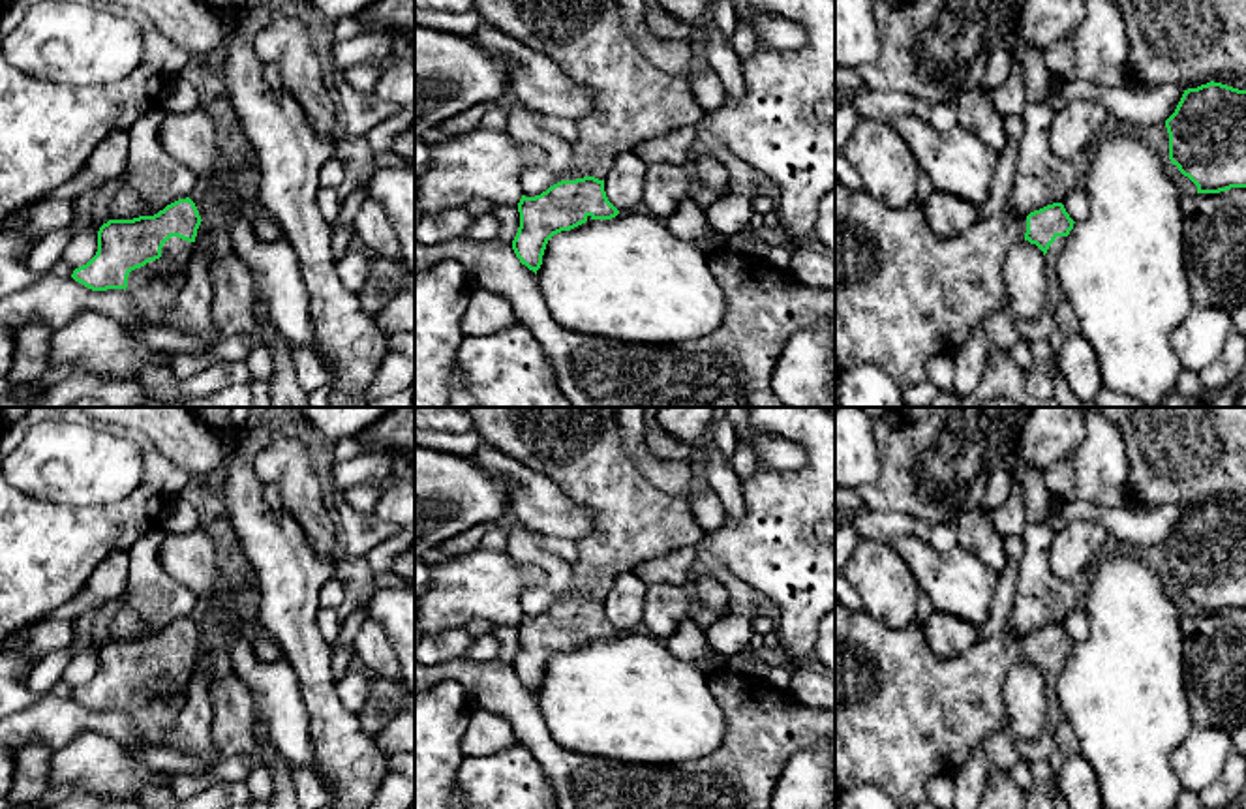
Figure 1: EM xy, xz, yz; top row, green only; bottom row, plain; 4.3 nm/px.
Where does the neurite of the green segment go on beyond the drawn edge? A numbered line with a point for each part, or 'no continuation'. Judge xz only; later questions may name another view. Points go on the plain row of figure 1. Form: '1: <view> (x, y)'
1: xz (580, 449)

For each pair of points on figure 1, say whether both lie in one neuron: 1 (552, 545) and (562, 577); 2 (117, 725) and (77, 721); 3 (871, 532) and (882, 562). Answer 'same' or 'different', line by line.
1: different
2: same
3: different

